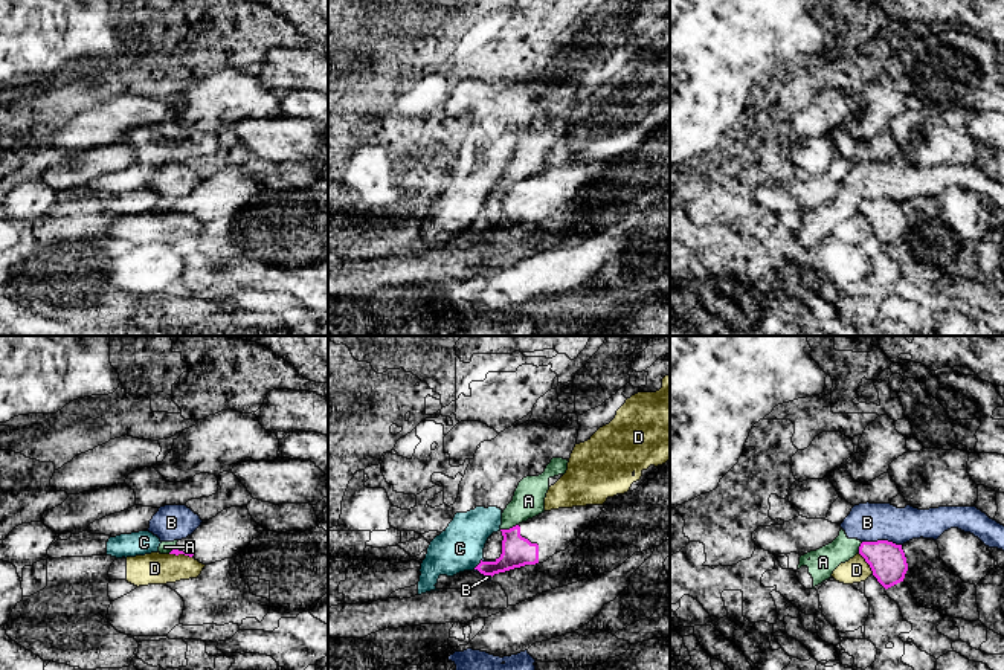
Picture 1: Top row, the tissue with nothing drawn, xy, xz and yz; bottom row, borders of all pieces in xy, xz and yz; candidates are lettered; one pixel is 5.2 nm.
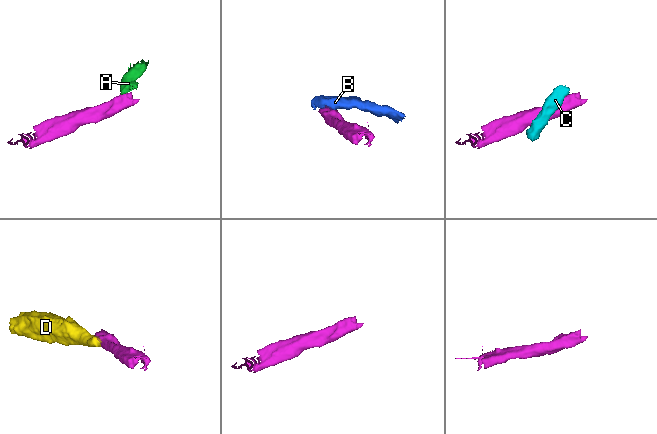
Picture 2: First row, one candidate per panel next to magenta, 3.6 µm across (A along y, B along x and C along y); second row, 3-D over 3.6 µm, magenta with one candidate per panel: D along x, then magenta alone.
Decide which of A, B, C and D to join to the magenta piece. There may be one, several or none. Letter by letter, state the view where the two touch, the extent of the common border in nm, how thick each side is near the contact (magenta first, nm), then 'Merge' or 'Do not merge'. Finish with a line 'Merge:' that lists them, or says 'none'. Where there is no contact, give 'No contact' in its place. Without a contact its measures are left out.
A: Touches magenta in xz. Shared border 100 nm. Thickness 160 nm (magenta) against 170 nm. Do not merge
B: Touches magenta in yz. Shared border 200 nm. Thickness 190 nm (magenta) against 200 nm. Do not merge
C: Touches magenta in xz. Shared border 70 nm. Thickness 160 nm (magenta) against 240 nm. Do not merge
D: Touches magenta in yz. Shared border 130 nm. Thickness 190 nm (magenta) against 140 nm. Do not merge
Merge: none

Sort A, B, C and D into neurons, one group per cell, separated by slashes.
A B / C / D

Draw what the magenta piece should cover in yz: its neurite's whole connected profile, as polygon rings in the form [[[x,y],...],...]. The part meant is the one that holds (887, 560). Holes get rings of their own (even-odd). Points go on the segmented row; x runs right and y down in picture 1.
[[[888,540],[862,542],[859,554],[885,589],[903,581],[908,563],[902,545]]]

